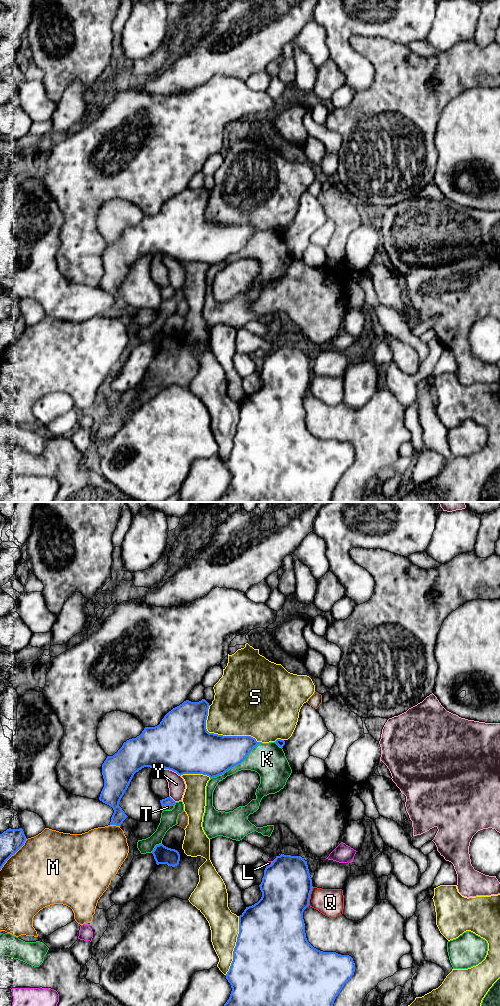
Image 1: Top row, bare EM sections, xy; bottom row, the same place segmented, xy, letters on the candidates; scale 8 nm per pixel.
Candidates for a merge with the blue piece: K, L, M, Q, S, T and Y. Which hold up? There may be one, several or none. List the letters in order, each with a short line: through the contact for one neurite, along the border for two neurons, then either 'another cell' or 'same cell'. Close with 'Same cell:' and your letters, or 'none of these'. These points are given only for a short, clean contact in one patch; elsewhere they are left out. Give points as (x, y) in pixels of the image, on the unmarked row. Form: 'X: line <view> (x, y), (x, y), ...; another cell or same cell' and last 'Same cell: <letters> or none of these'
K: another cell
L: another cell
M: another cell
Q: line xy (313, 375), (308, 393); another cell
S: another cell
T: line xy (167, 289), (167, 292), (167, 295); same cell
Y: another cell
Same cell: T

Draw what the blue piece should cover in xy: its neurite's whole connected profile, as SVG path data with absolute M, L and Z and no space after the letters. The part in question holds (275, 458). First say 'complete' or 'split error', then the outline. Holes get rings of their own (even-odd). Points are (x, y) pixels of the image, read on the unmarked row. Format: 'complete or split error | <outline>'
complete | M281 342L264 358L261 387L239 404L239 422L226 467L232 479L216 502L332 502L334 489L355 460L349 443L323 440L307 428L303 400L312 379L307 349Z

